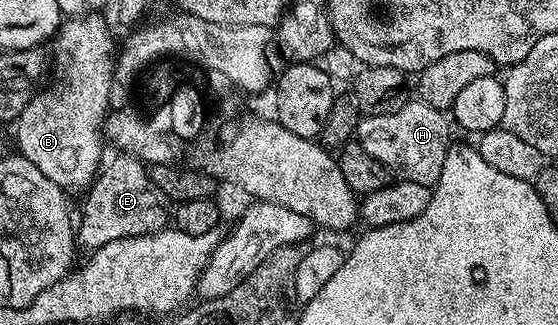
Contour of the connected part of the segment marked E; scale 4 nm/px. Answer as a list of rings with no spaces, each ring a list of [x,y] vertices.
[[[116,154],[112,161],[101,167],[87,189],[84,209],[78,212],[76,242],[81,249],[95,250],[118,238],[145,236],[158,232],[170,220],[170,201],[154,186],[148,168],[137,156]]]

